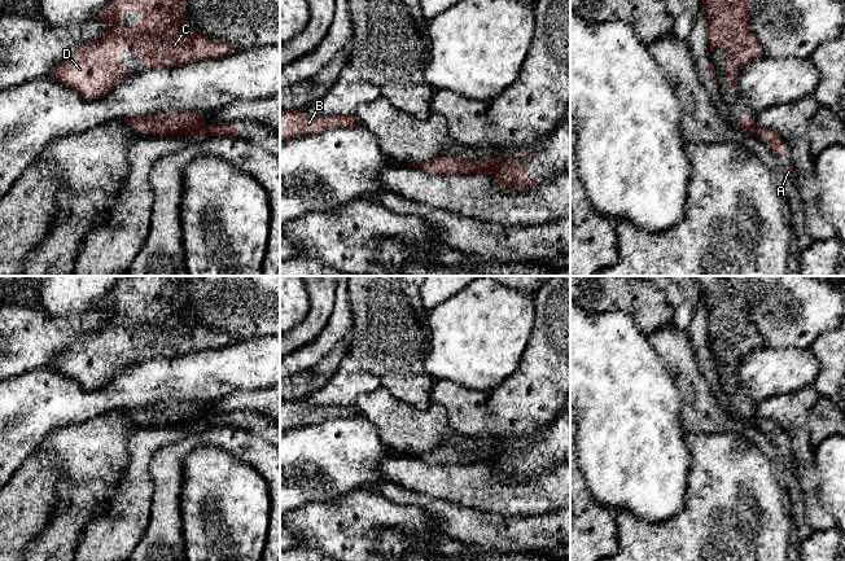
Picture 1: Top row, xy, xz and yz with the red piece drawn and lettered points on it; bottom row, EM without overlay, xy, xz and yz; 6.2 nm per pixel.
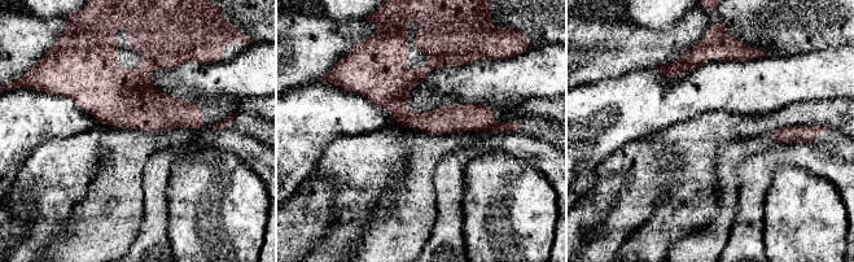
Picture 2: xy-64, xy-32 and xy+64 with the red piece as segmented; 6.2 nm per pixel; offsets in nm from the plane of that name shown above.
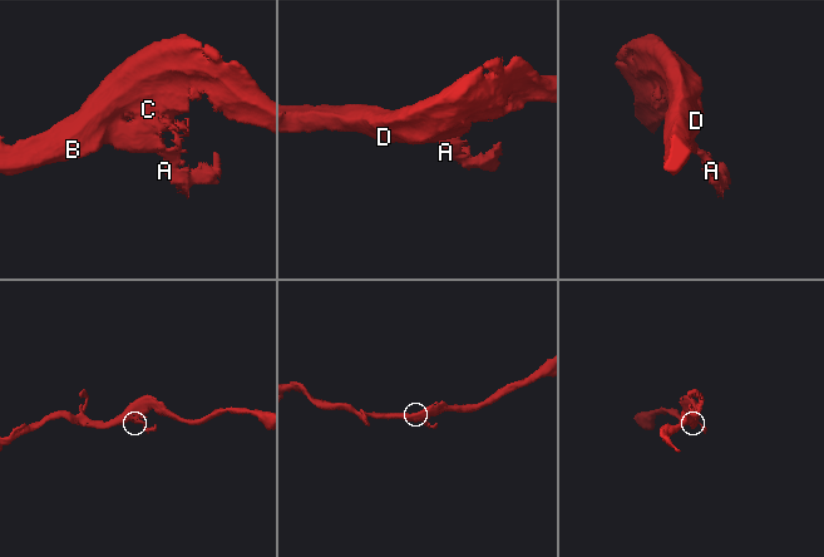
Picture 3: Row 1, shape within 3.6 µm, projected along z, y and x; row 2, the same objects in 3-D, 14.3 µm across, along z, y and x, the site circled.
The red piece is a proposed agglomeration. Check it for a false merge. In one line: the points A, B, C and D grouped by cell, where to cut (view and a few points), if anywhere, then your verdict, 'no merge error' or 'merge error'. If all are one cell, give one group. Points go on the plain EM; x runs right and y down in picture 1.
A / B C D; cut in xy along (204, 420), (193, 425); merge error

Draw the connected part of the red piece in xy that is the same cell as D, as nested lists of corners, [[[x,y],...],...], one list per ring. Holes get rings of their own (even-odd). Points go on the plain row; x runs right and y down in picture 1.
[[[128,276],[118,280],[118,282],[110,289],[110,292],[101,299],[95,310],[105,311],[109,319],[106,323],[91,332],[82,333],[71,345],[57,354],[49,363],[49,365],[65,377],[69,377],[87,391],[97,391],[109,384],[119,372],[128,365],[137,361],[126,361],[121,359],[121,326],[124,326],[124,336],[128,342],[139,343],[139,355],[153,358],[174,358],[175,355],[184,355],[187,352],[194,352],[205,349],[223,349],[238,341],[236,332],[226,329],[207,329],[205,325],[198,324],[185,312],[185,285],[187,276]],[[124,301],[141,301],[141,307],[133,314],[132,319],[121,323],[121,314],[123,312]]]

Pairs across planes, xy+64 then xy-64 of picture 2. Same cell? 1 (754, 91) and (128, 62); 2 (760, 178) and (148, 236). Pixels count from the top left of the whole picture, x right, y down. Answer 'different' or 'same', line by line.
1: different
2: same

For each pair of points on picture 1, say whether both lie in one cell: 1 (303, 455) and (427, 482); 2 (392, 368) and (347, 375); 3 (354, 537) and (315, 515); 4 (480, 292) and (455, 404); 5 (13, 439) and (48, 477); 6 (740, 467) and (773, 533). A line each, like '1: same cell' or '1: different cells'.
1: different cells
2: different cells
3: same cell
4: different cells
5: different cells
6: same cell

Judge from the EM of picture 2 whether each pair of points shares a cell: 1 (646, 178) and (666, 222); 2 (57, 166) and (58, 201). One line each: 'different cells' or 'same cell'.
1: different cells
2: same cell

